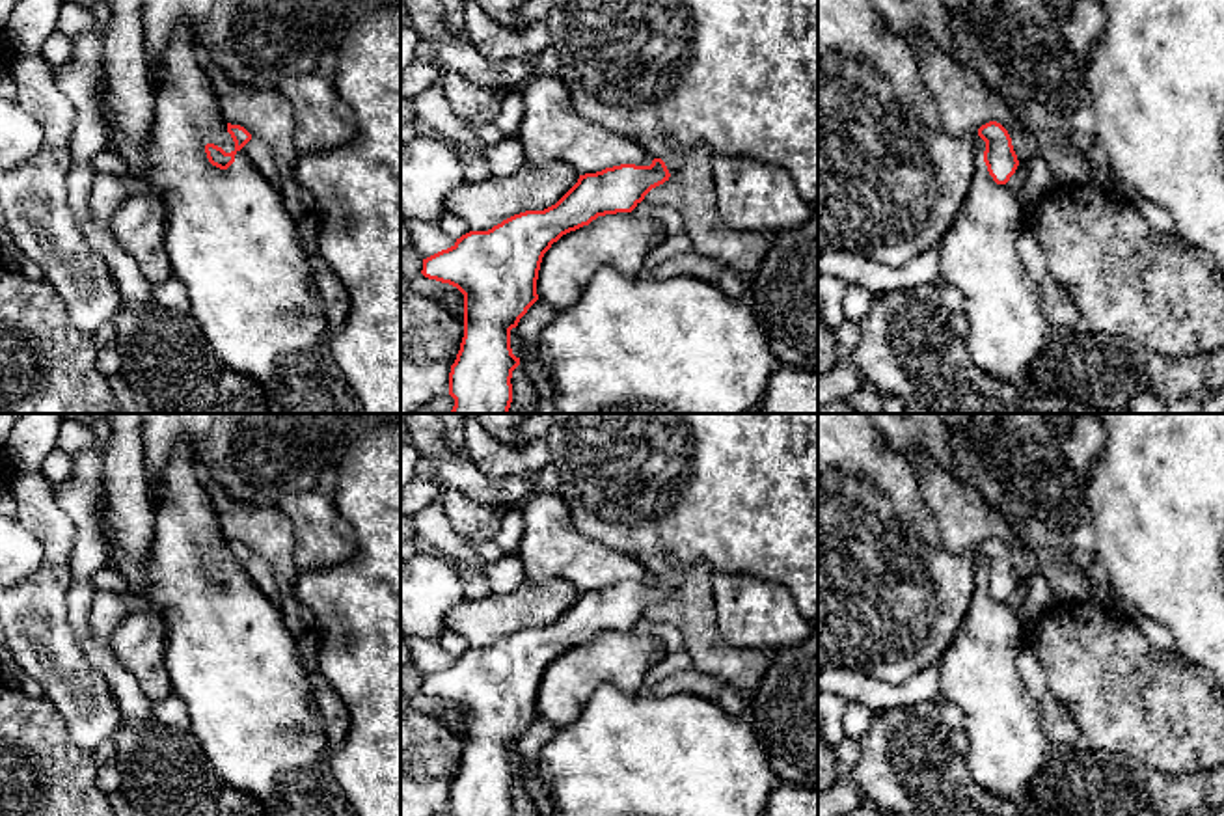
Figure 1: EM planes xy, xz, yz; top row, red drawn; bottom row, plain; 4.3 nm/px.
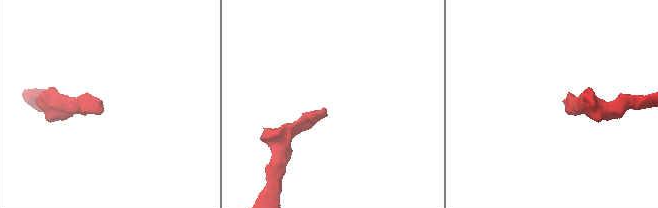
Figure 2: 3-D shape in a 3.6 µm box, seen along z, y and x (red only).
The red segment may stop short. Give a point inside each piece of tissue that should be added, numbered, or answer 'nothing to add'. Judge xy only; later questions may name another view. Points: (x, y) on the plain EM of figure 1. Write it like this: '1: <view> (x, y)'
1: xy (258, 571)

